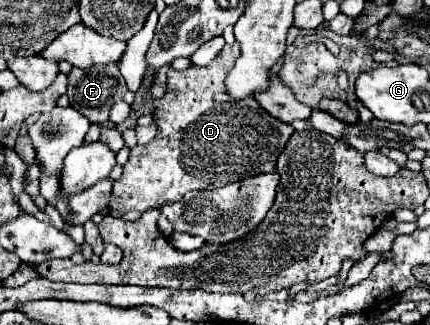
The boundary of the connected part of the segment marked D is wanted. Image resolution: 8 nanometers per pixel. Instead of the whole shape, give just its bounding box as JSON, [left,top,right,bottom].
[110,43,294,213]

